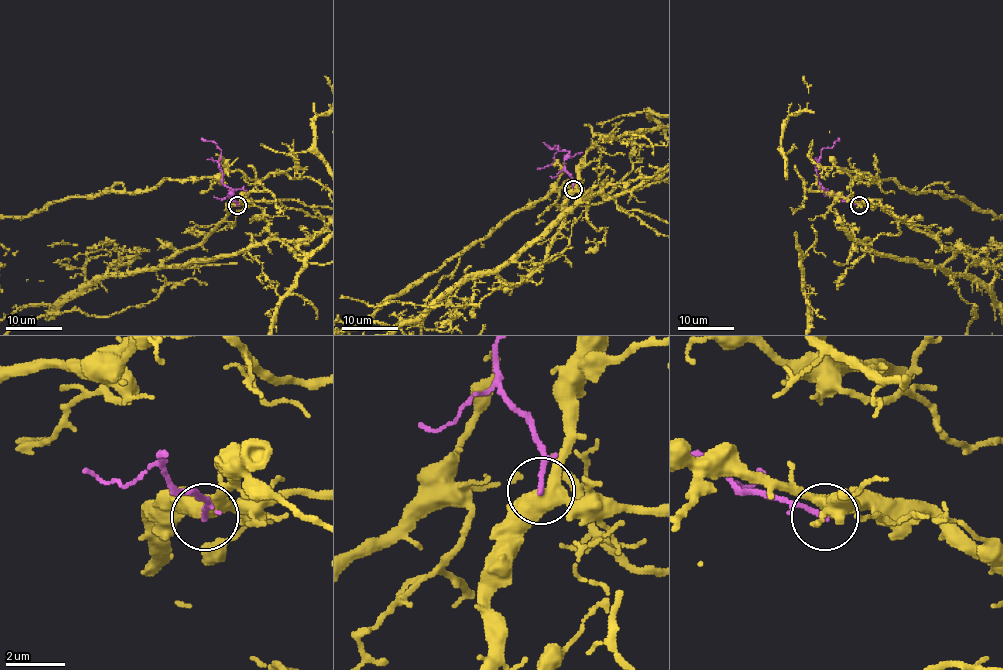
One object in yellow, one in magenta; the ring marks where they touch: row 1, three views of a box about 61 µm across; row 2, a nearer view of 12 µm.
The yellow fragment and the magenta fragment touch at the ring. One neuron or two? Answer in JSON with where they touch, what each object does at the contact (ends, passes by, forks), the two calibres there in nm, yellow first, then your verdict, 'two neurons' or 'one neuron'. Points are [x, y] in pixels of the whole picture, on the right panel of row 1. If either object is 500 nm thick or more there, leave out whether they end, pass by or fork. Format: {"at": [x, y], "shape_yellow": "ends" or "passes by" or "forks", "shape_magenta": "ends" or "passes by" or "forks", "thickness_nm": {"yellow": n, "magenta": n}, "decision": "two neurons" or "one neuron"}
{"at": [859, 205], "shape_yellow": "forks", "shape_magenta": "ends", "thickness_nm": {"yellow": 440, "magenta": 170}, "decision": "two neurons"}

